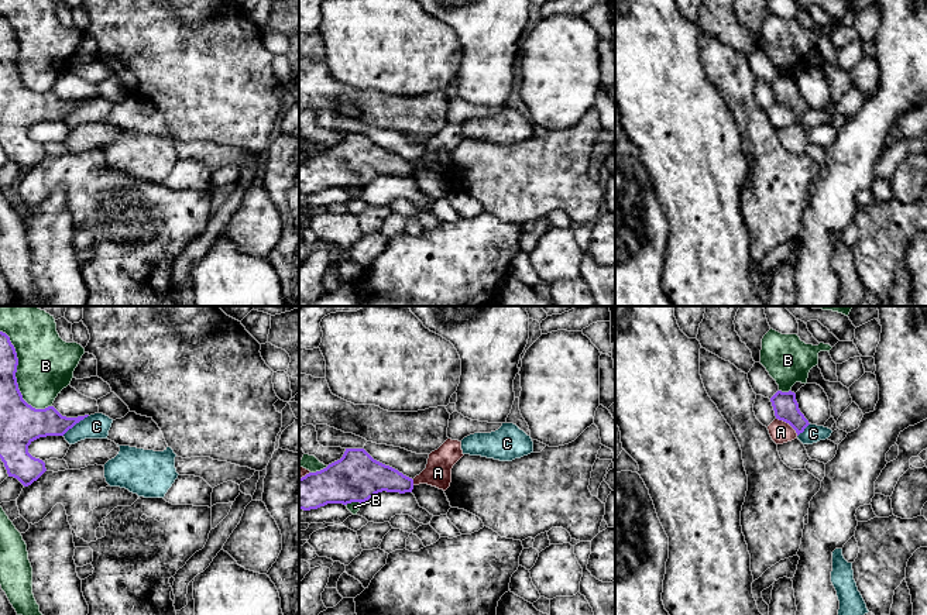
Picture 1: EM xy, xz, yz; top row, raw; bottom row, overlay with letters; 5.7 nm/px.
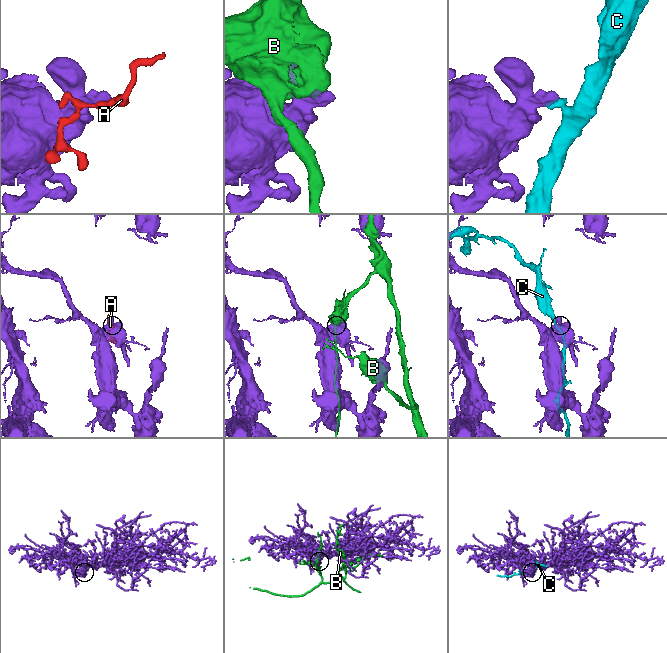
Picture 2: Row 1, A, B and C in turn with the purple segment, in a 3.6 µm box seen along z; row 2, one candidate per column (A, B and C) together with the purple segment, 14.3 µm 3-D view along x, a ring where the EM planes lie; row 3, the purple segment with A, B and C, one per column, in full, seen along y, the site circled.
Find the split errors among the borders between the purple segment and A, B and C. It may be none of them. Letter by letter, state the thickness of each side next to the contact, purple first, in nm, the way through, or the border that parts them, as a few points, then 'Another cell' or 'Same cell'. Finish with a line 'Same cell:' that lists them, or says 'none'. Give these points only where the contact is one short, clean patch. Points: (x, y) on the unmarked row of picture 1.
A: Thickness 140 nm (purple) against 130 nm. Another cell
B: Thickness 220 nm (purple) against 320 nm. Another cell
C: Thickness 180 nm (purple) against 140 nm. Boundary: xy (88, 99), (62, 119). Another cell
Same cell: none

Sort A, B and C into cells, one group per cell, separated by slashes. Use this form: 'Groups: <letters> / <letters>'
Groups: A / B / C

